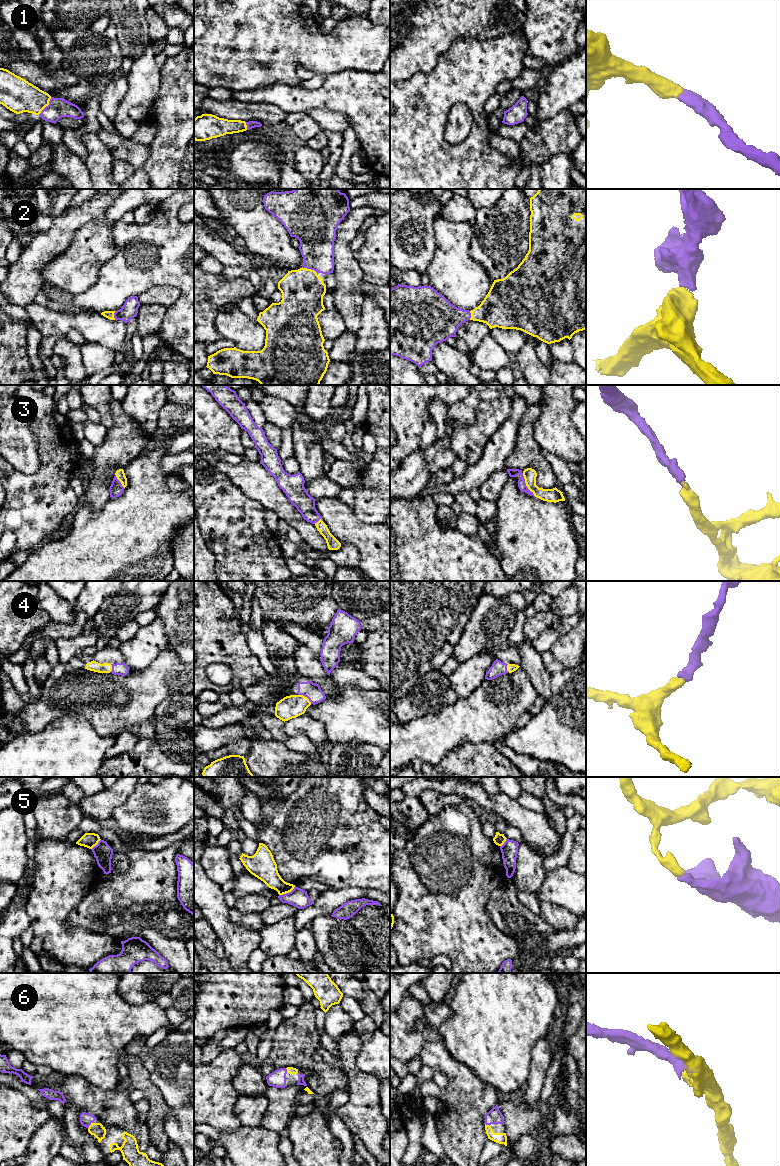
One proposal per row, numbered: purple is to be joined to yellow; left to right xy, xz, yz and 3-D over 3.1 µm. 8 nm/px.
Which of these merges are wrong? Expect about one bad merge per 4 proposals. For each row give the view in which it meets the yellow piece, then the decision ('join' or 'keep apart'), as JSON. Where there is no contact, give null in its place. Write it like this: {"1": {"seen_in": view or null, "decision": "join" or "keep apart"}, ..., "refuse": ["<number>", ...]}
{"1": {"seen_in": "xy", "decision": "join"}, "2": {"seen_in": "xz", "decision": "join"}, "3": {"seen_in": "yz", "decision": "join"}, "4": {"seen_in": "xz", "decision": "join"}, "5": {"seen_in": "xz", "decision": "keep apart"}, "6": {"seen_in": "xy", "decision": "join"}, "refuse": ["5"]}

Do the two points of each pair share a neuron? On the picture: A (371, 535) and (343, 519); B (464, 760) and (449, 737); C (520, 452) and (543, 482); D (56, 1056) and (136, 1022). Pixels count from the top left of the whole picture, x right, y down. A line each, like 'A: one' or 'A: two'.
A: one
B: two
C: one
D: one

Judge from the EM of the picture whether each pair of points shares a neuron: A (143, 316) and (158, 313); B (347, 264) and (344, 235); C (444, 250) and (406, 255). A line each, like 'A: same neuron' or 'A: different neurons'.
A: same neuron
B: same neuron
C: different neurons

